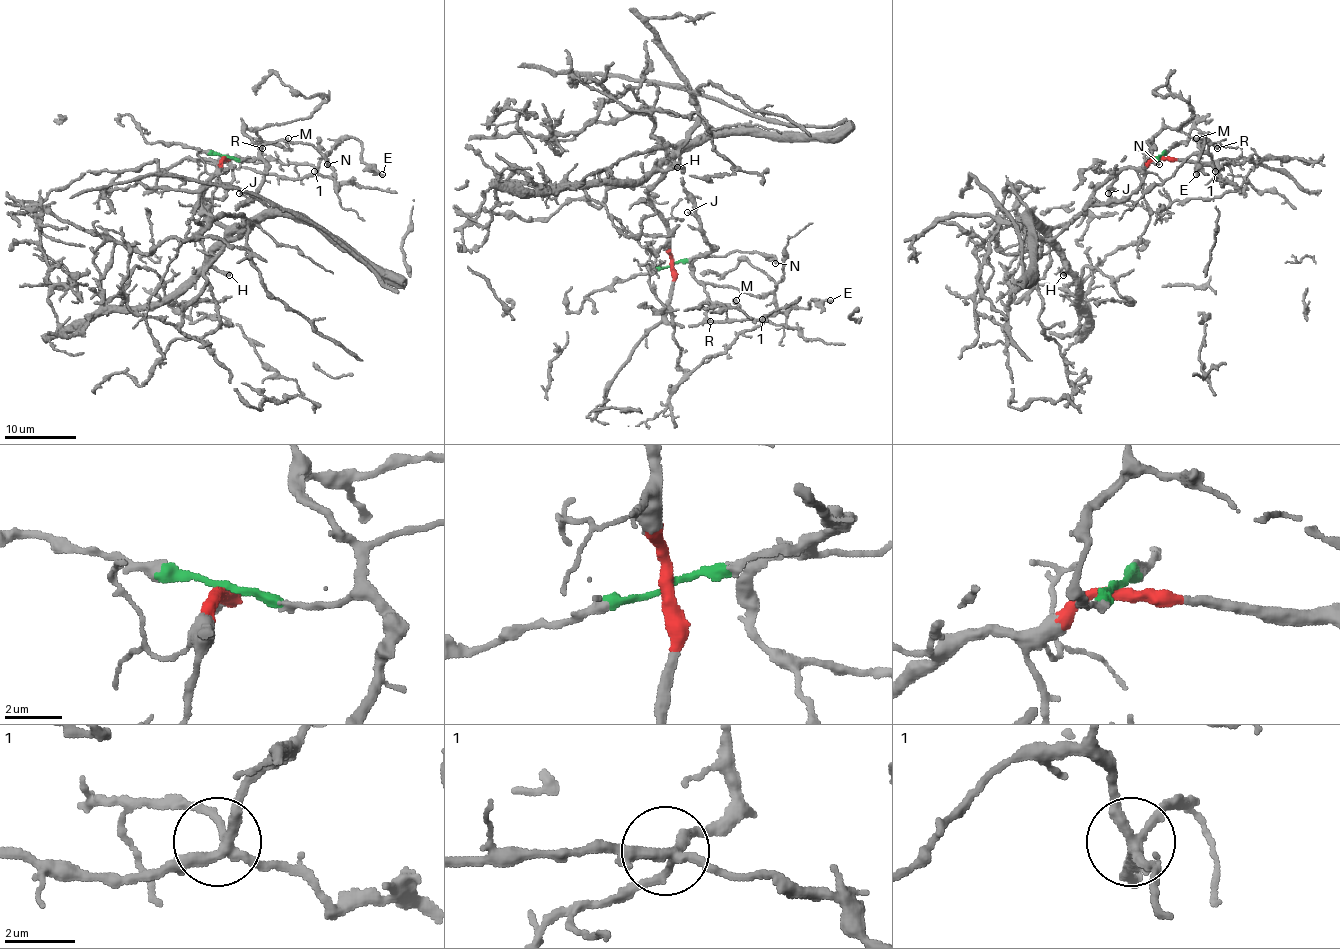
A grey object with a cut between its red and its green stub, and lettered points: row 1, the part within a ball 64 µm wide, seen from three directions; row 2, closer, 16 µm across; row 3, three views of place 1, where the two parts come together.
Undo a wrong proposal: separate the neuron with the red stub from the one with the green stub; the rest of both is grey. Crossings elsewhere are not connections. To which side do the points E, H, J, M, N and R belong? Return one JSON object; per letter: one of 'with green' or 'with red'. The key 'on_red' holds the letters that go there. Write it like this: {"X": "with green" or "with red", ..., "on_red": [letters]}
{"E": "with red", "H": "with red", "J": "with green", "M": "with green", "N": "with green", "R": "with green", "on_red": ["E", "H"]}

